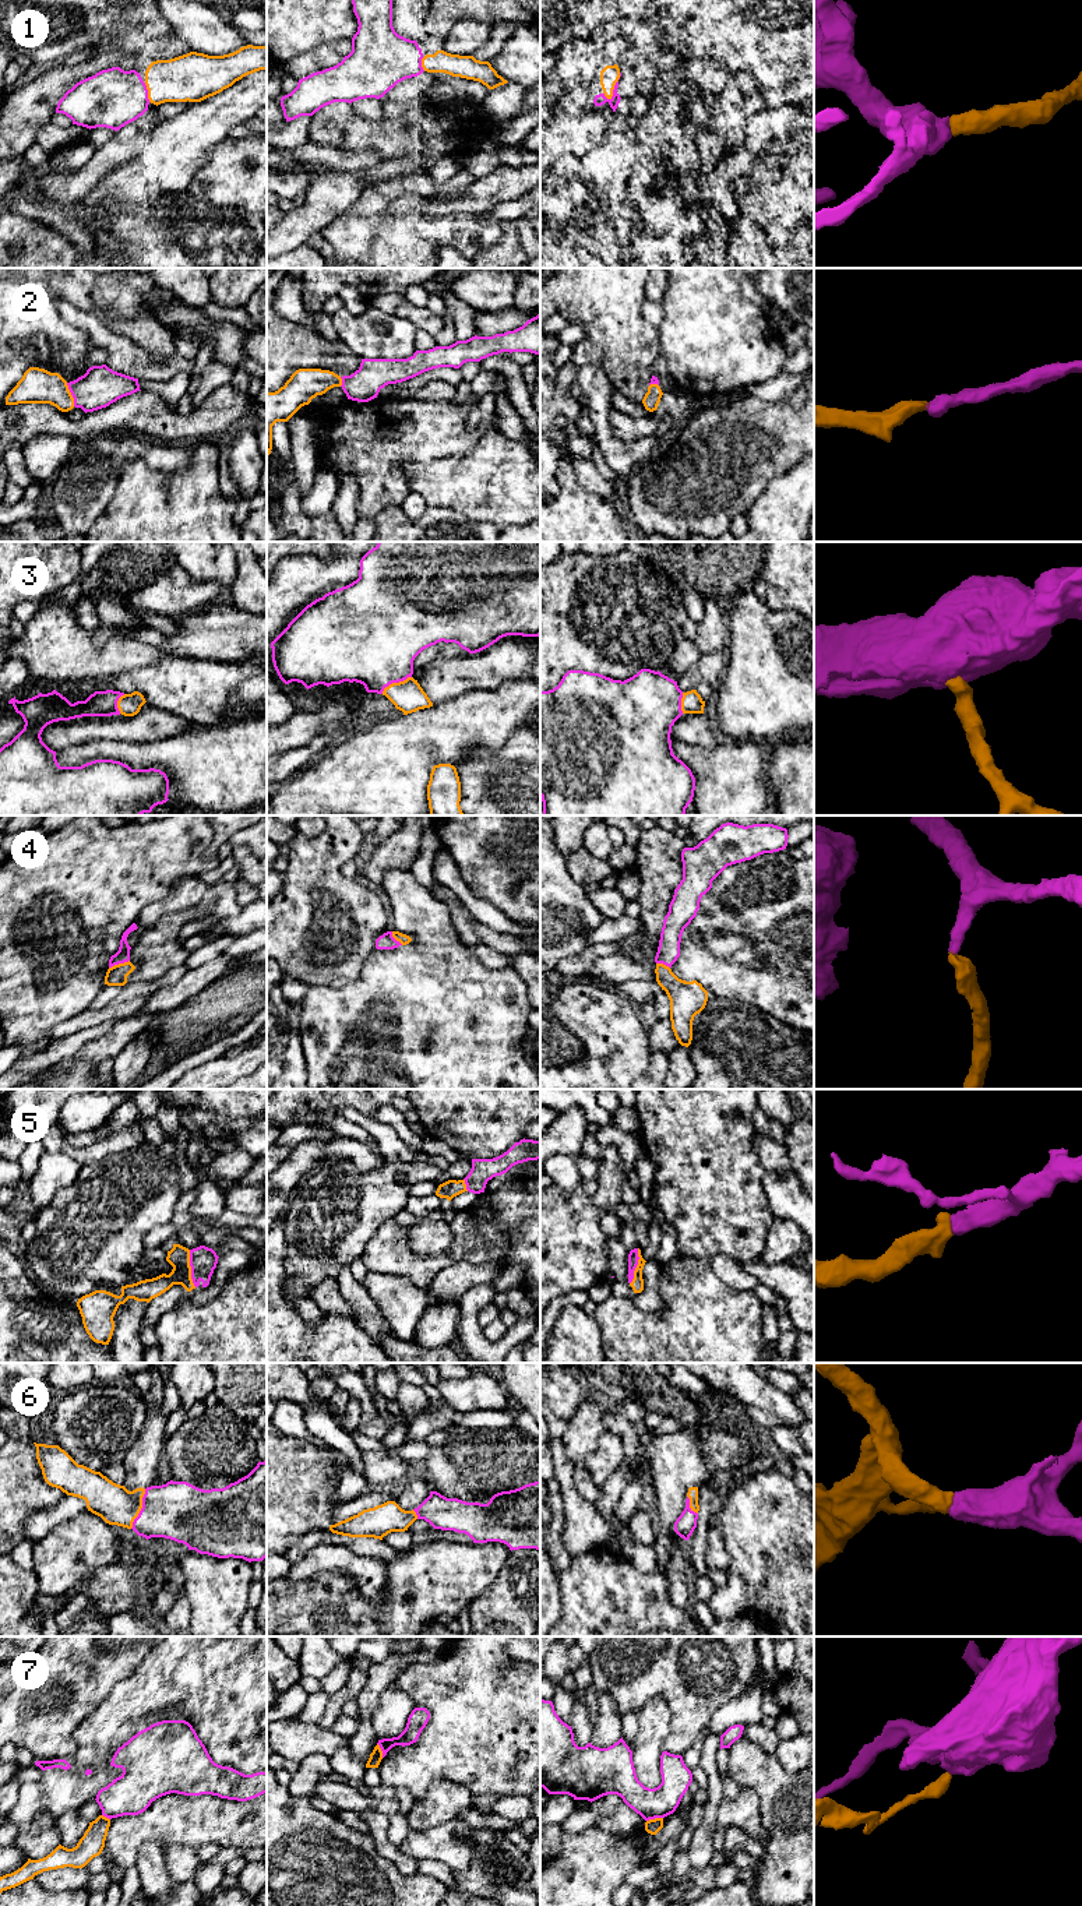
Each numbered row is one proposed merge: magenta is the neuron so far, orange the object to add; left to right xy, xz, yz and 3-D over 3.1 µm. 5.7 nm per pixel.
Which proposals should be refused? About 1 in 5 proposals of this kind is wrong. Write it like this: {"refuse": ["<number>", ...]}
{"refuse": ["7"]}

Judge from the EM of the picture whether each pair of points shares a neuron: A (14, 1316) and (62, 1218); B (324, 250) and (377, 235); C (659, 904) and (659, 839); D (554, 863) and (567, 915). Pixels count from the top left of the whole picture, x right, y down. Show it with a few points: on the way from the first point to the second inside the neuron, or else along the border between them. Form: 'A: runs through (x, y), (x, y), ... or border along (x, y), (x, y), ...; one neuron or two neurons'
A: border along (28, 1272), (39, 1292), (55, 1303); two neurons
B: border along (320, 233), (335, 253); two neurons
C: runs through (659, 888), (659, 855); one neuron
D: runs through (554, 876), (554, 902); one neuron

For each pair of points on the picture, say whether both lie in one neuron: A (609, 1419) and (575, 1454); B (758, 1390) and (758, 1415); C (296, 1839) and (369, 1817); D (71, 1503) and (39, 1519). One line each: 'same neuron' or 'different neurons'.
A: different neurons
B: different neurons
C: different neurons
D: same neuron

